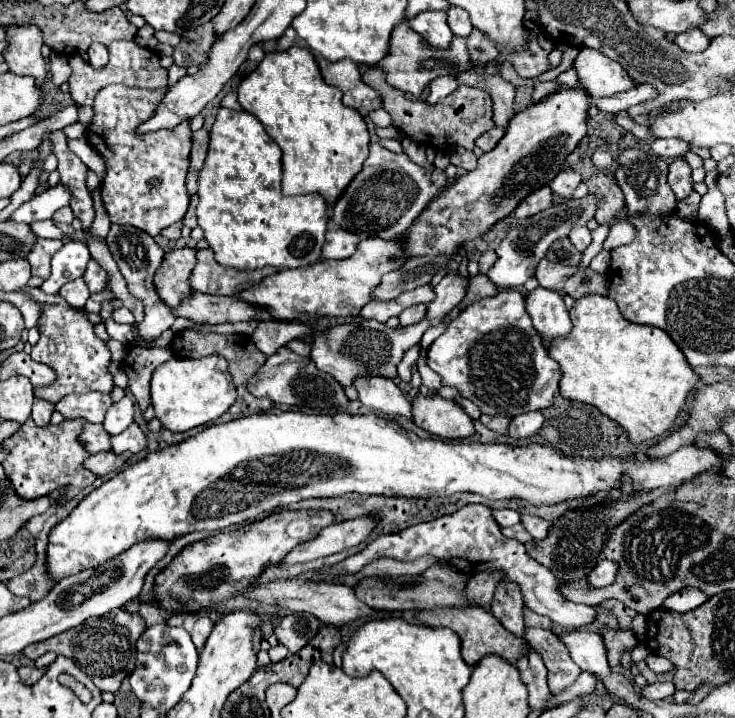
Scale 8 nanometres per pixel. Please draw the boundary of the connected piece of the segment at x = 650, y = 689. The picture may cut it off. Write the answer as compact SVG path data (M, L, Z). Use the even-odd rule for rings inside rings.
M660 680L656 684L648 684L642 688L642 696L648 700L664 700L674 694L674 684L670 680Z

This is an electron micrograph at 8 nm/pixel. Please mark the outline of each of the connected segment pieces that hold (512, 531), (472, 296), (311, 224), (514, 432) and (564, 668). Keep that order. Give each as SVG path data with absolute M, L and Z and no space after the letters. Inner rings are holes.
M516 524L516 526L512 526L512 528L502 528L502 534L504 534L504 536L510 536L510 538L518 538L520 542L532 540L532 536L526 532L526 528L524 528L522 524Z
M486 274L474 276L474 278L470 280L470 284L468 284L468 292L466 292L464 300L462 300L458 306L452 308L452 312L448 314L448 318L454 320L466 306L470 306L470 304L474 304L474 302L478 302L478 300L482 300L482 298L494 296L496 292L498 292L498 288L494 288L494 284L490 284L490 280L486 280Z
M220 108L216 122L210 130L210 148L206 162L200 172L198 188L198 226L204 230L204 238L216 254L222 266L238 270L256 270L264 266L274 268L298 268L310 266L320 260L320 248L324 244L324 234L328 228L328 206L318 194L306 196L284 196L280 190L282 164L280 148L264 132L262 122L246 110Z
M526 412L526 414L512 418L508 434L512 438L530 438L542 428L542 424L544 424L542 412Z
M526 628L526 642L542 656L548 668L548 686L552 694L564 692L580 676L582 670L570 660L566 646L558 636L554 636L552 630Z

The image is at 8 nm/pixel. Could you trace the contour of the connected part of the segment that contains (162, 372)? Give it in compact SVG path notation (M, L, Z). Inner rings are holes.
M210 354L204 358L170 358L152 374L150 394L152 406L156 408L156 418L160 418L162 426L172 432L186 432L194 426L214 422L238 398L226 358L220 354Z

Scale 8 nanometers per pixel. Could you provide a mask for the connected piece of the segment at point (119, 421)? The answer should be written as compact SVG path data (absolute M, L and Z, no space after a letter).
M122 398L120 402L114 402L110 410L106 412L104 428L108 434L120 434L134 422L134 402L130 398Z

